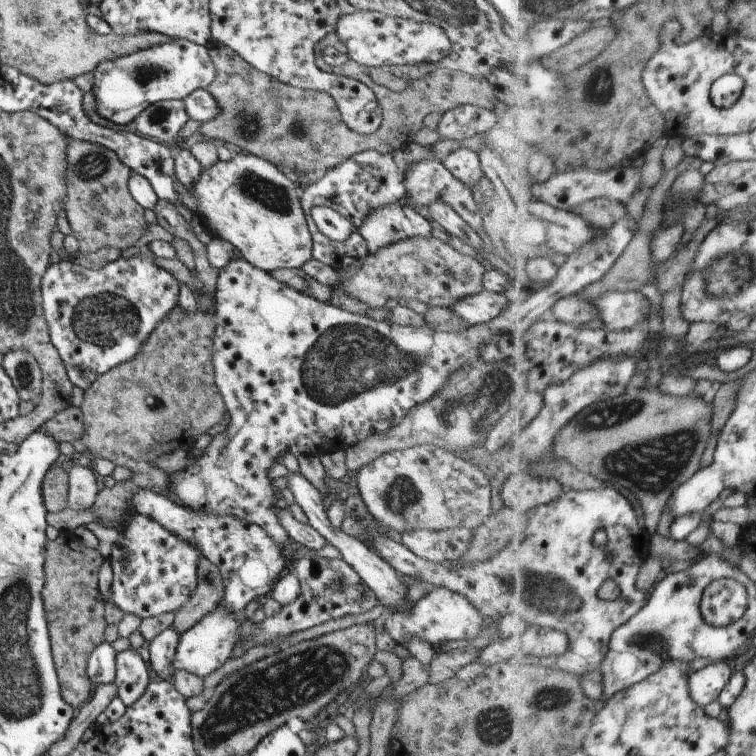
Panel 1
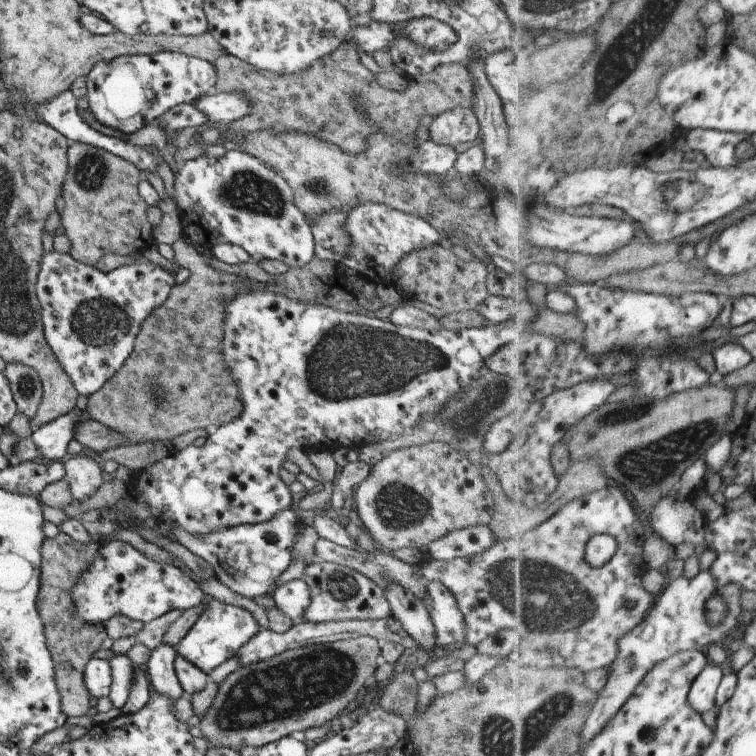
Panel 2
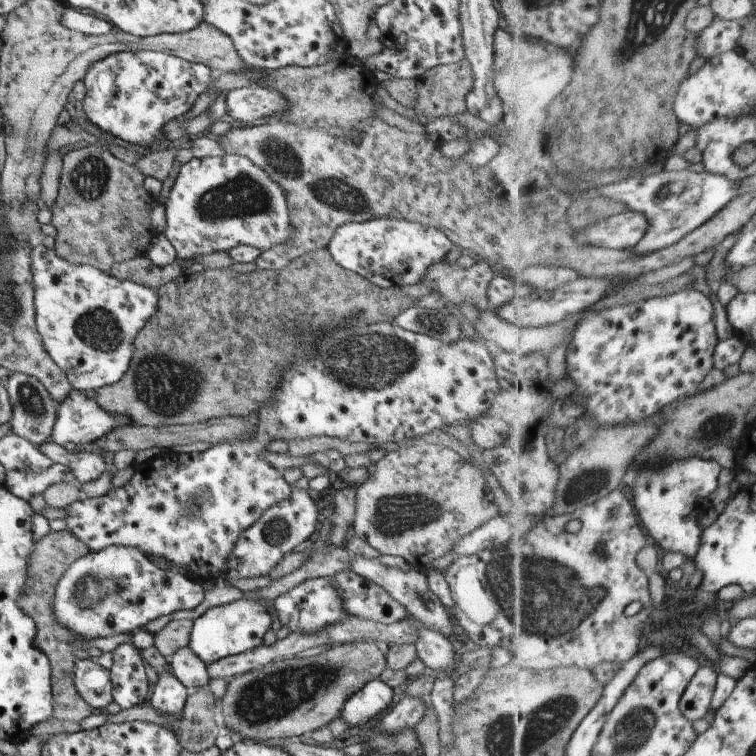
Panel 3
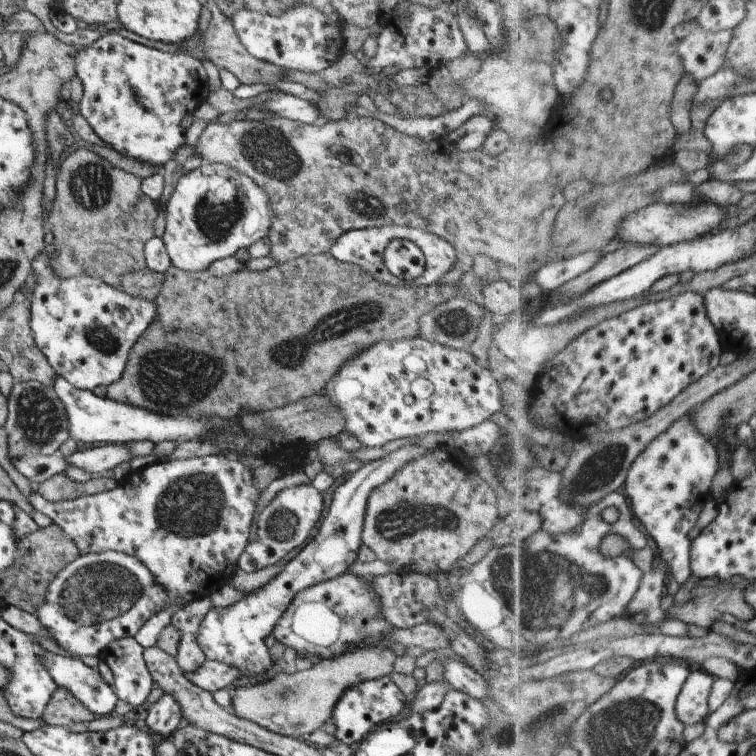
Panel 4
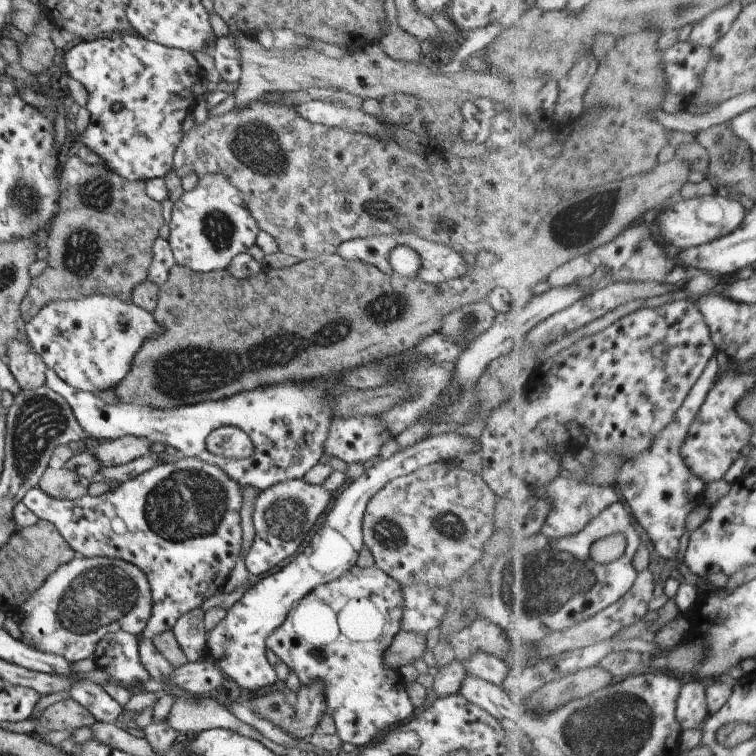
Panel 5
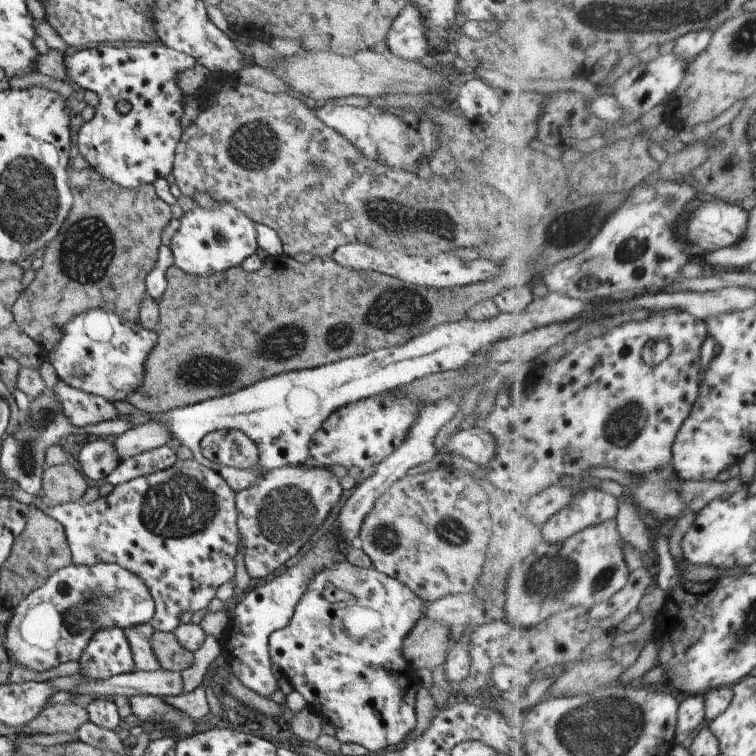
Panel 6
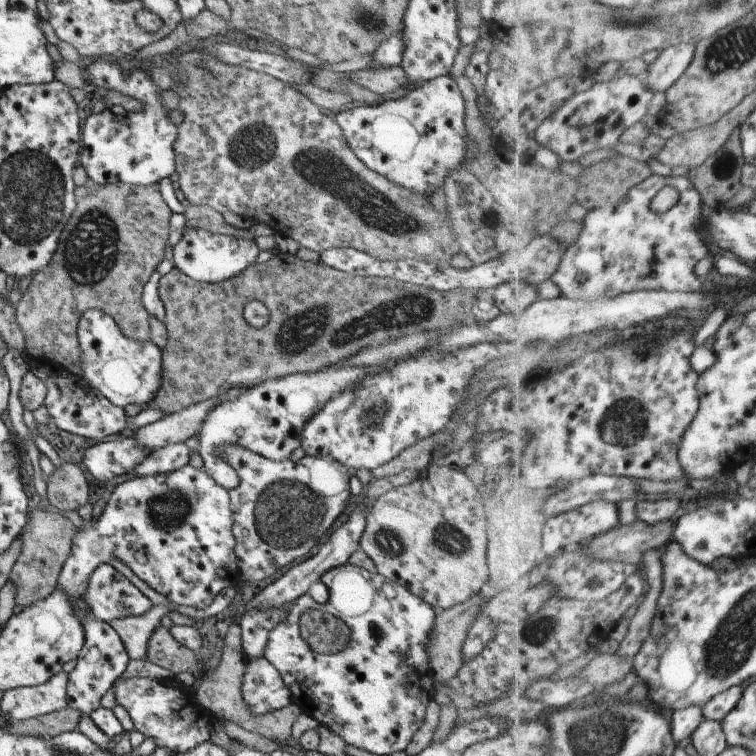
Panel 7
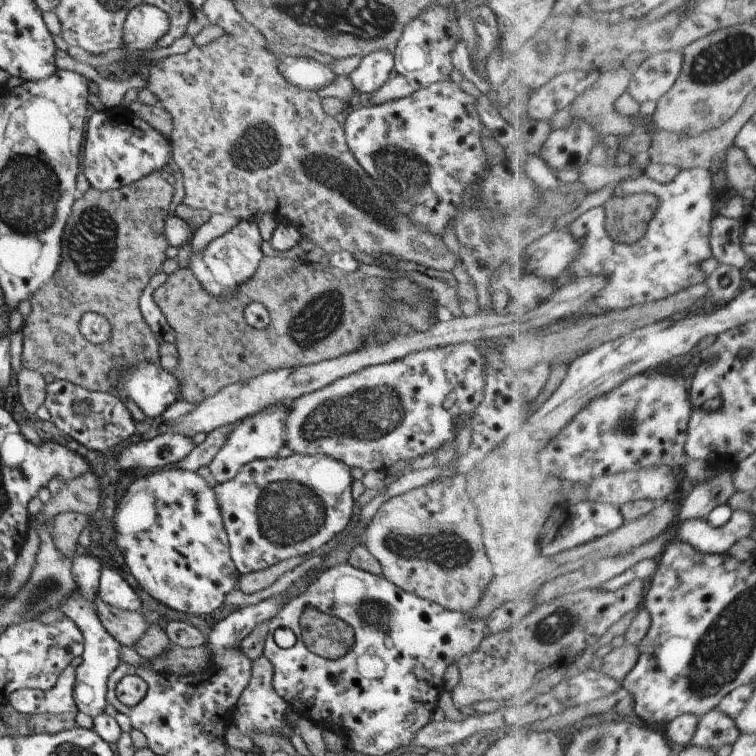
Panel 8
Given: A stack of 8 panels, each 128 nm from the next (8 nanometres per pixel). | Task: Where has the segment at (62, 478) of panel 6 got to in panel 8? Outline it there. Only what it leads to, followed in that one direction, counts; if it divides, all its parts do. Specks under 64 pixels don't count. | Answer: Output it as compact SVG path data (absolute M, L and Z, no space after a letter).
M85 472L69 482L61 482L57 494L50 496L41 510L42 524L49 528L59 513L73 512L91 515L101 503L101 484L95 474Z

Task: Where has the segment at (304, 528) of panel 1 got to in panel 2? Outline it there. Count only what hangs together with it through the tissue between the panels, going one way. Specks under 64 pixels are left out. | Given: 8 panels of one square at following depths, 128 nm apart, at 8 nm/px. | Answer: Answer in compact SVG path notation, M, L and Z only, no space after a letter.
M319 537L317 542L313 545L314 559L319 561L337 561L341 566L347 566L352 568L355 572L359 572L373 580L383 592L385 592L385 586L387 584L397 584L401 586L405 592L411 592L419 602L426 604L427 602L427 588L426 581L423 576L421 576L421 570L417 570L417 565L415 563L405 563L403 560L397 559L394 555L389 555L387 553L369 553L363 554L363 552L357 552L353 548L345 548L343 546L338 546L331 541L325 540Z

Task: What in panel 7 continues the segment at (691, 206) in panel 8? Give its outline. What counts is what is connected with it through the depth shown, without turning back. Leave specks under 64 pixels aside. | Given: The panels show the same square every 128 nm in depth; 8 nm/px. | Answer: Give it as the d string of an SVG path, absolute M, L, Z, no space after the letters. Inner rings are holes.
M651 176L643 184L635 186L627 197L617 204L606 203L602 207L590 210L583 219L583 232L568 247L559 270L555 272L550 283L550 290L563 294L570 299L595 301L597 298L611 298L620 294L629 294L638 290L666 290L669 292L699 292L703 279L695 274L695 264L701 262L709 248L705 246L697 224L701 220L702 196L695 188L689 176ZM665 186L675 188L679 193L677 203L669 210L658 213L651 210L651 200Z

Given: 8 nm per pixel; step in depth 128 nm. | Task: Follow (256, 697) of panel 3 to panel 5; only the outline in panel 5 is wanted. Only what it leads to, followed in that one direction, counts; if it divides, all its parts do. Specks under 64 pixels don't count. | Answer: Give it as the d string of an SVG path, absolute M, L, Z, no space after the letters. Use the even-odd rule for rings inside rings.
M399 631L387 646L383 658L389 668L412 665L415 660L421 660L426 648L426 636L415 632ZM311 682L307 688L299 685L297 692L289 692L286 687L281 692L267 692L262 696L248 700L247 704L251 710L257 712L257 716L269 720L285 734L291 734L296 740L304 743L318 731L317 722L325 713L325 696L321 690L321 682Z

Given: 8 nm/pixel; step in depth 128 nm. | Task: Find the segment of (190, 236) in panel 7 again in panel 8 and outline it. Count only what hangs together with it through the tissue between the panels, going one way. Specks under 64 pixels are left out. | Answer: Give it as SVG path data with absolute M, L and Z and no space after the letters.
M239 220L223 235L211 240L203 250L189 254L187 269L189 269L201 288L213 298L233 298L241 285L255 274L259 261L264 257L260 246L261 238L257 225L251 220Z

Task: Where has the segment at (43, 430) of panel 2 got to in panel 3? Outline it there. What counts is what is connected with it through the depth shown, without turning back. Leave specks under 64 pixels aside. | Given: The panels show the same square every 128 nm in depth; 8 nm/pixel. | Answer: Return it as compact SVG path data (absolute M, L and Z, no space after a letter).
M72 389L63 398L63 403L58 405L57 414L55 414L55 424L51 428L49 441L58 446L65 442L73 442L80 448L84 447L87 442L95 442L101 436L105 436L111 430L117 430L121 426L133 426L133 422L127 416L111 416L111 414L107 414L94 399L87 398L85 392Z

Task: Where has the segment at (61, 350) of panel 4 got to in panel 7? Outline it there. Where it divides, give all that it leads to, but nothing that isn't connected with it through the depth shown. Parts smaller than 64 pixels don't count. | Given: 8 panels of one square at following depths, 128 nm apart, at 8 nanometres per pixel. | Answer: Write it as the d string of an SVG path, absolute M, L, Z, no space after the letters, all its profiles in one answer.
M99 309L80 314L76 324L81 376L77 379L84 387L94 388L111 404L122 408L137 404L145 409L161 386L161 353L151 341L137 342L125 338L116 322Z

